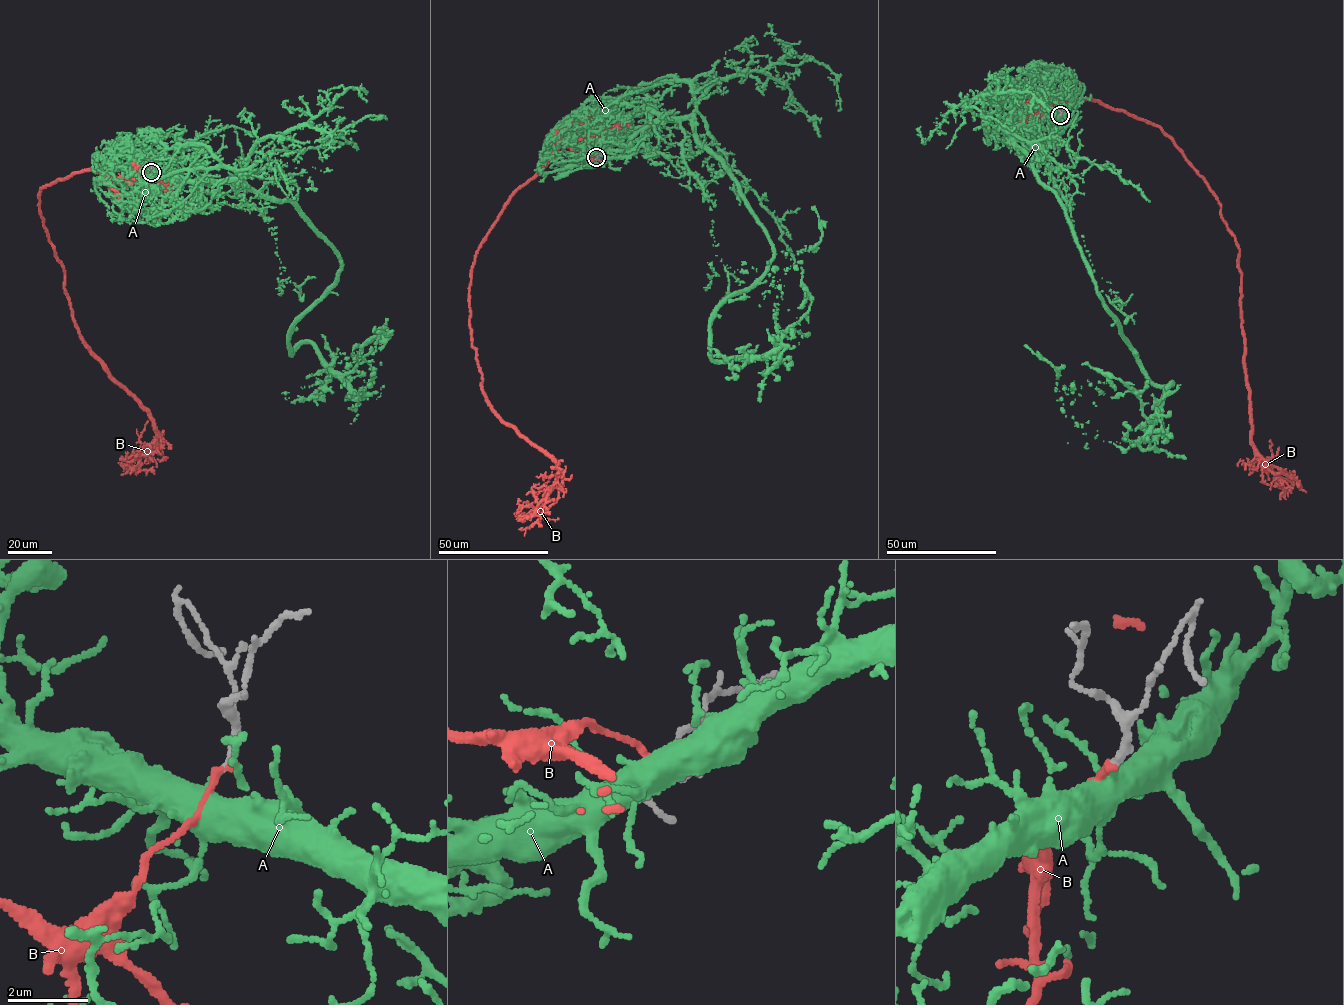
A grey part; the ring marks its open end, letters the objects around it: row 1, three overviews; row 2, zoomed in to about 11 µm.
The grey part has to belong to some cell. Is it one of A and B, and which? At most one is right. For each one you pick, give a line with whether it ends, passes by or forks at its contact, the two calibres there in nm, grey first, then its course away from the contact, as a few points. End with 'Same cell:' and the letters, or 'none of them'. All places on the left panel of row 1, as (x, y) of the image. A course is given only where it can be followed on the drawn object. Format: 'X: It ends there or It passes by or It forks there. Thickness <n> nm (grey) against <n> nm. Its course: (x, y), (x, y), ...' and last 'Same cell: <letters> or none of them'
A: It ends there. Thickness 220 nm (grey) against 320 nm. Its course: (151, 172), (286, 200), (332, 247), (336, 281), (290, 351), (383, 386), (352, 400), (376, 332)
Same cell: A

